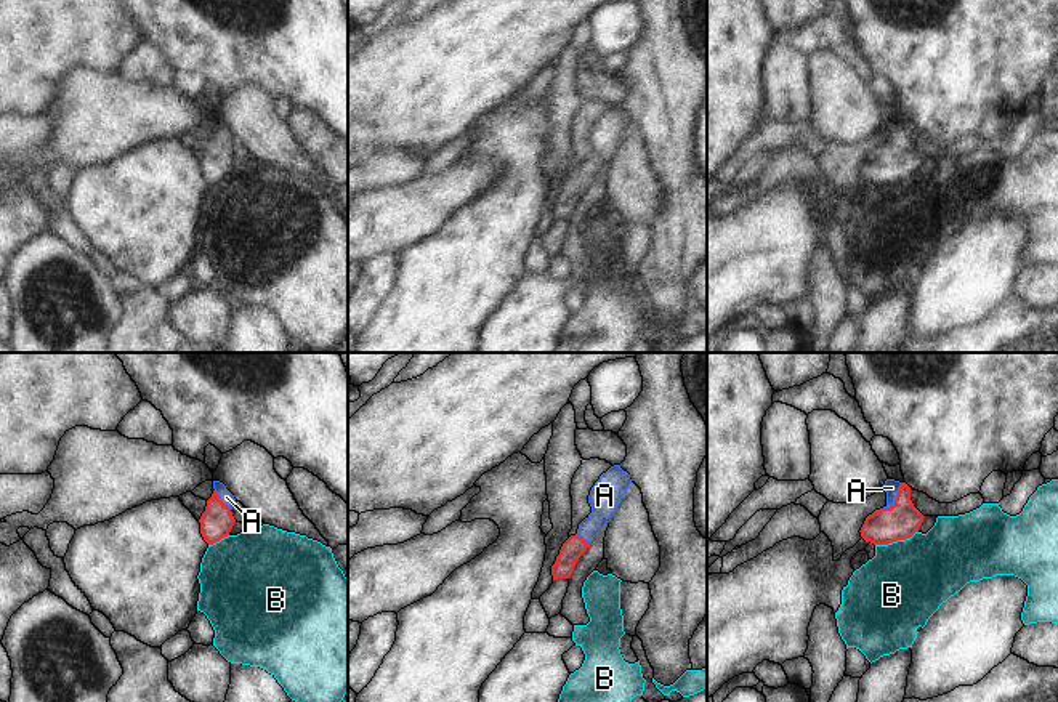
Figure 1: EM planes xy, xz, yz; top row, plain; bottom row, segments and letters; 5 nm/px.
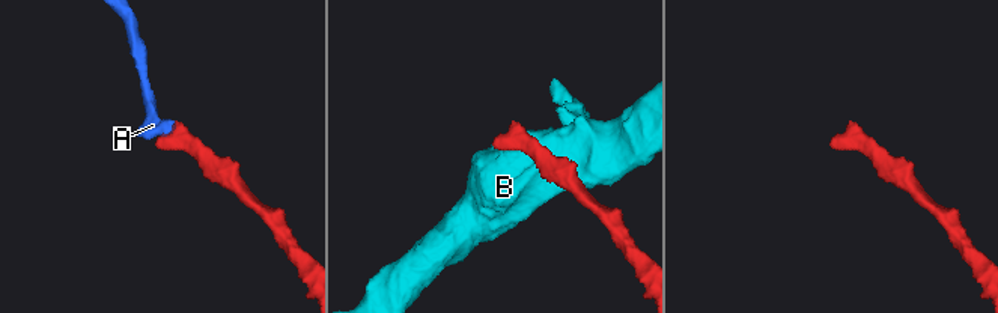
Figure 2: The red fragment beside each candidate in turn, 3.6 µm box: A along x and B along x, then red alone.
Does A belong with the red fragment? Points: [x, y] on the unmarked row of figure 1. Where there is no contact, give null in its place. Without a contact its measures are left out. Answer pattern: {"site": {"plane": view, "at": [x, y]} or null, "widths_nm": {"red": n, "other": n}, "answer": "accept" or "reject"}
{"site": {"plane": "yz", "at": [896, 140]}, "widths_nm": {"red": 180, "other": 80}, "answer": "accept"}

